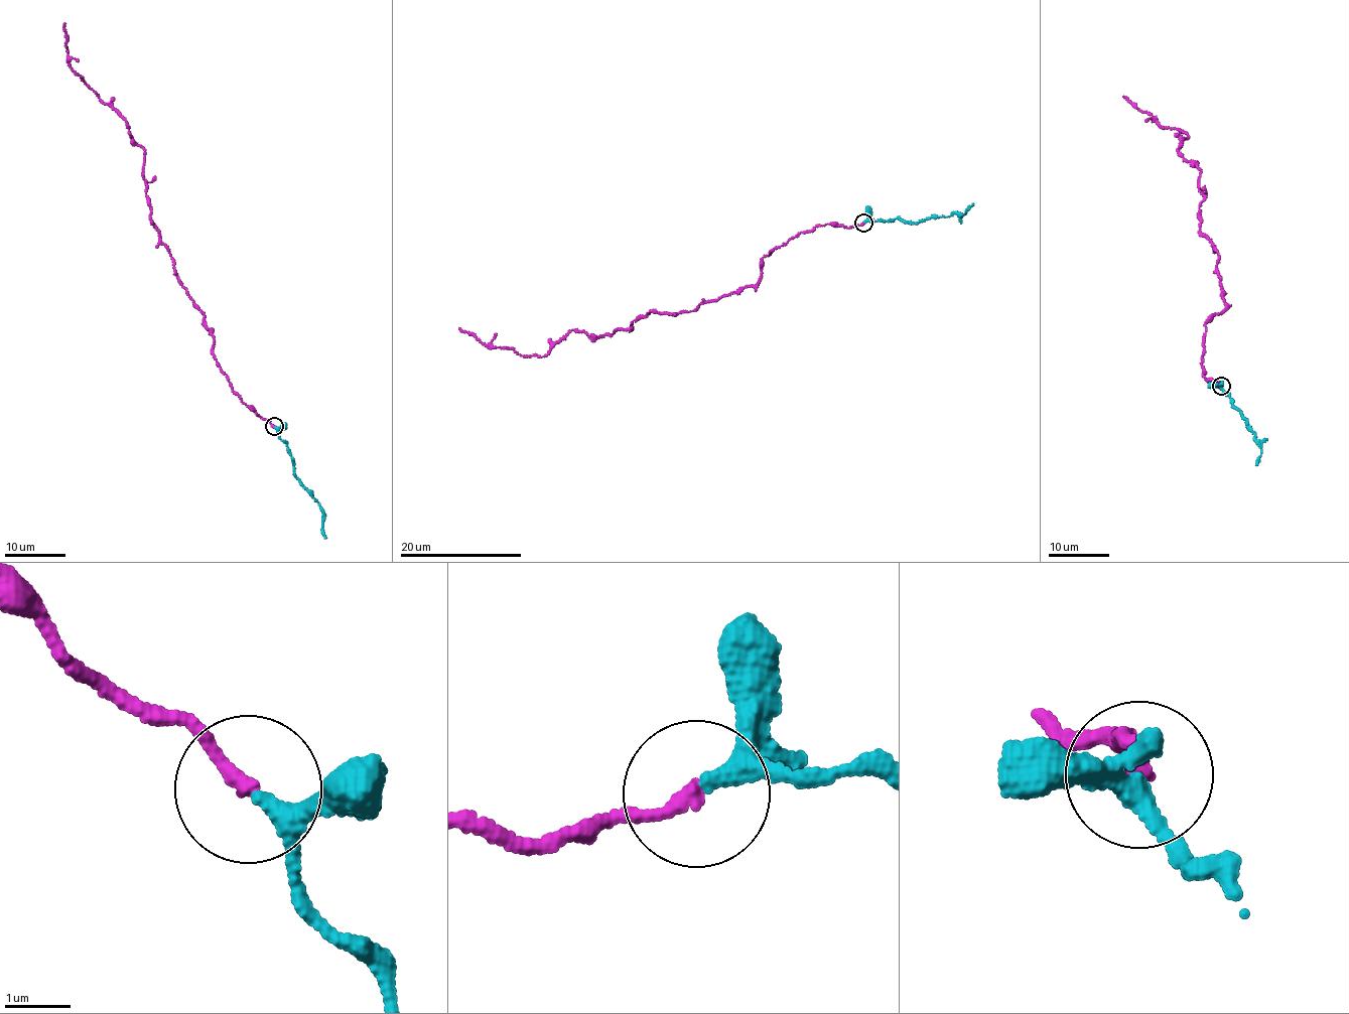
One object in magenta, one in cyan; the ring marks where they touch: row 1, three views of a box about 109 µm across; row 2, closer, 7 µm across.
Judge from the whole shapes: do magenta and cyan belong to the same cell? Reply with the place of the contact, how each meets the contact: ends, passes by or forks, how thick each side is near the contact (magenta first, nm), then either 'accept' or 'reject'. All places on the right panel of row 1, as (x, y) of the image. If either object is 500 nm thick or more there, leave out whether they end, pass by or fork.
at (1221, 386); magenta ends there; cyan passes by; 220 nm thick on the magenta side, 240 nm on the other; accept

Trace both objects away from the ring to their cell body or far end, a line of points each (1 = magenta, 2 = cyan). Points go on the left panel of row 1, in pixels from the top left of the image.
1: (273, 426), (250, 410), (221, 370), (205, 316), (150, 218), (145, 153), (119, 112), (76, 75), (64, 23)
2: (274, 427), (286, 444), (295, 475), (318, 503), (326, 538)

